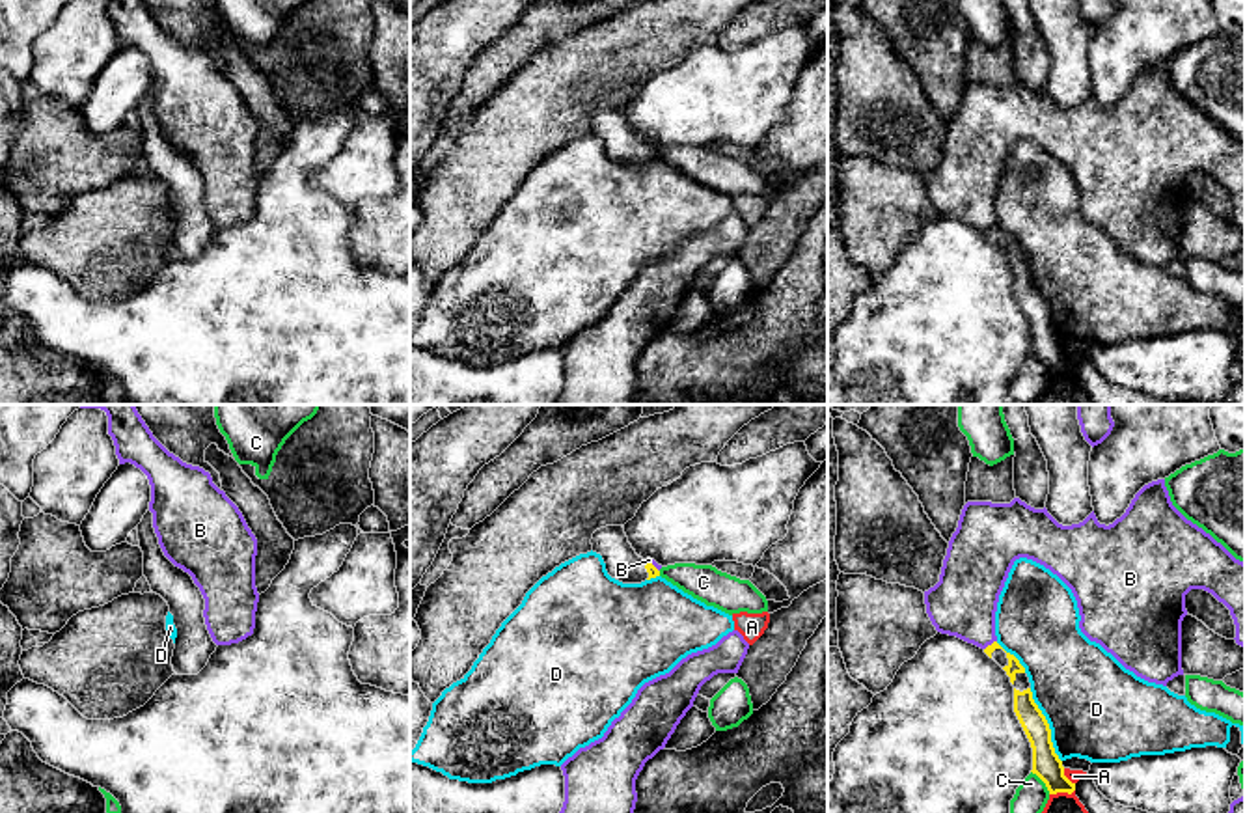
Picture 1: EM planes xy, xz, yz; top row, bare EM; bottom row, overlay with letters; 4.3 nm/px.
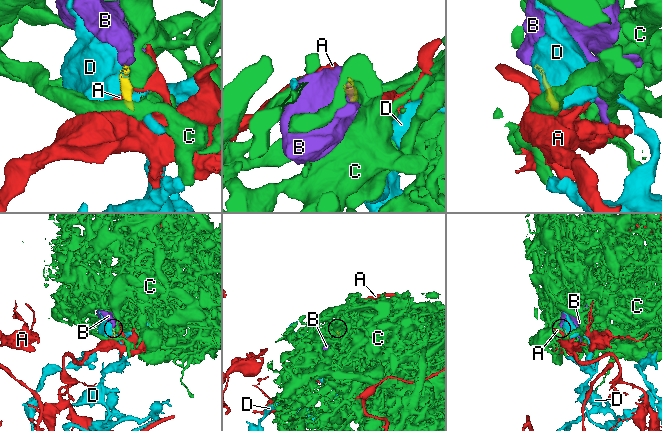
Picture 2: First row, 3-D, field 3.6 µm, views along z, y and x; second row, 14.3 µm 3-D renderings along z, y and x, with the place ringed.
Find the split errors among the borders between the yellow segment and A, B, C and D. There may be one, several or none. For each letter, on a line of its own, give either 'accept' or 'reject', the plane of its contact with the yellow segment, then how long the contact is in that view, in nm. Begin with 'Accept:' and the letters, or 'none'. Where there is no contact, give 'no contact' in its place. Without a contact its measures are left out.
Accept: none
A: reject | yz | 110 nm
B: reject | yz | 70 nm
C: reject | yz | 130 nm
D: reject | yz | 340 nm

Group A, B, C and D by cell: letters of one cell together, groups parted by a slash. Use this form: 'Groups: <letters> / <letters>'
Groups: A / B / C / D

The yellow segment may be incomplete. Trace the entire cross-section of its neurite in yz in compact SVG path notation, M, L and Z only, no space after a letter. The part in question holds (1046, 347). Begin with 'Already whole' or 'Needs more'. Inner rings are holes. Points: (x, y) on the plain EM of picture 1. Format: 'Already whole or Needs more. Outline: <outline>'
Needs more. Outline: M997 224L988 227L984 235L1006 254L1014 269L1014 295L1033 330L1031 354L1046 365L1049 377L1072 377L1075 373L1075 365L1072 365L1064 358L1062 343L1055 336L1051 324L1049 306L1033 282L1031 265L1025 255L1025 250L1014 237L1006 235Z

